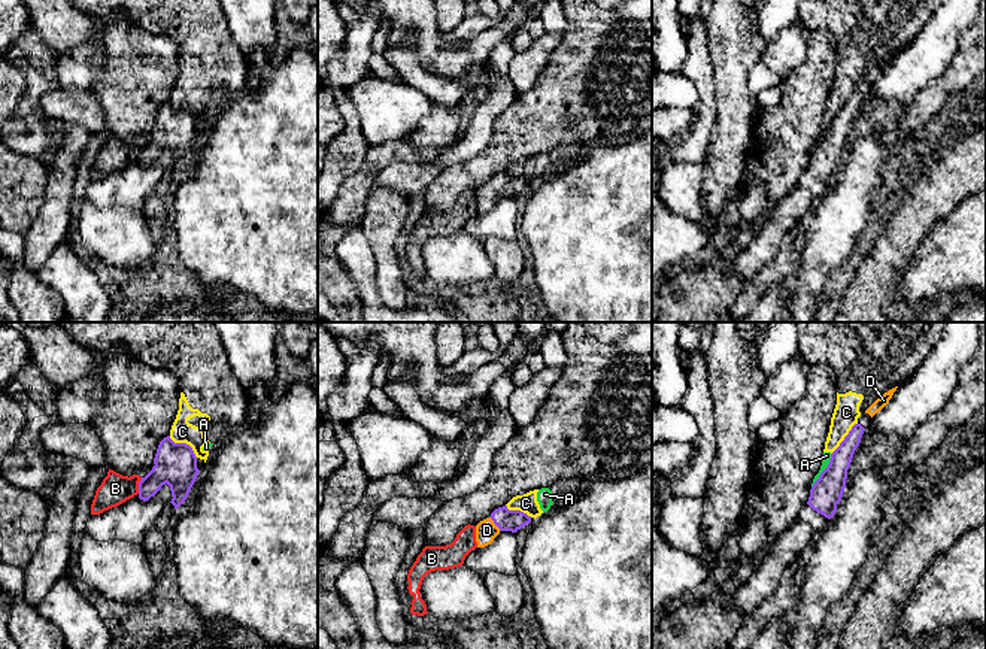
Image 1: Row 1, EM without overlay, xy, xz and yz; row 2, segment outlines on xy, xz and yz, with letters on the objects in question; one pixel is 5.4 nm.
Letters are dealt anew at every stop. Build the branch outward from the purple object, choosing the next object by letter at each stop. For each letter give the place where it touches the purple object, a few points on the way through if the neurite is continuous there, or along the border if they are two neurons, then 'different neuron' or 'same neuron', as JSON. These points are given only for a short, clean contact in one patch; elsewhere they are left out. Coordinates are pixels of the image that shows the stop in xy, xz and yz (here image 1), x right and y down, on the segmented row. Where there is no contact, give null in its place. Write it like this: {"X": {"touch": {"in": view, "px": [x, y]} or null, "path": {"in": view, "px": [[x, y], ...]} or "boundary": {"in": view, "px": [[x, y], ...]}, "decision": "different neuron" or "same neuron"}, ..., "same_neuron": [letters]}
{"A": {"touch": {"in": "yz", "px": [824, 470]}, "boundary": {"in": "yz", "px": [[831, 454], [828, 466], [812, 487]]}, "decision": "different neuron"}, "B": {"touch": {"in": "xy", "px": [139, 485]}, "boundary": {"in": "xy", "px": [[142, 478], [137, 493]]}, "decision": "different neuron"}, "C": {"touch": {"in": "xy", "px": [185, 443]}, "boundary": {"in": "xy", "px": [[169, 436], [175, 442], [185, 442], [197, 457]]}, "decision": "different neuron"}, "D": {"touch": {"in": "xz", "px": [494, 522]}, "path": {"in": "xz", "px": [[506, 519], [494, 522], [487, 530]]}, "decision": "same neuron"}, "same_neuron": ["D"]}

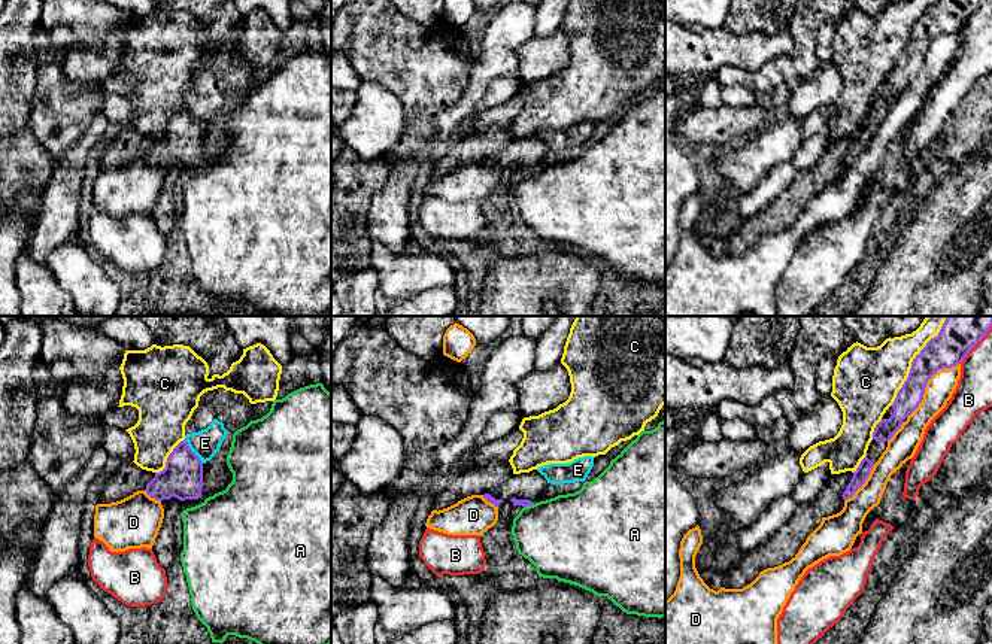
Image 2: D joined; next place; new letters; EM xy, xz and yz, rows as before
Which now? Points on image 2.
{"A": {"touch": {"in": "xz", "px": [528, 504]}, "boundary": {"in": "xz", "px": [[533, 503], [524, 507]]}, "decision": "different neuron"}, "B": {"touch": {"in": "yz", "px": [976, 343]}, "decision": "different neuron"}, "C": {"touch": {"in": "yz", "px": [913, 360]}, "decision": "different neuron"}, "D": {"touch": {"in": "yz", "px": [927, 382]}, "decision": "different neuron"}, "E": {"touch": {"in": "xy", "px": [191, 450]}, "boundary": {"in": "xy", "px": [[185, 437], [190, 449], [203, 462]]}, "decision": "different neuron"}, "same_neuron": []}

